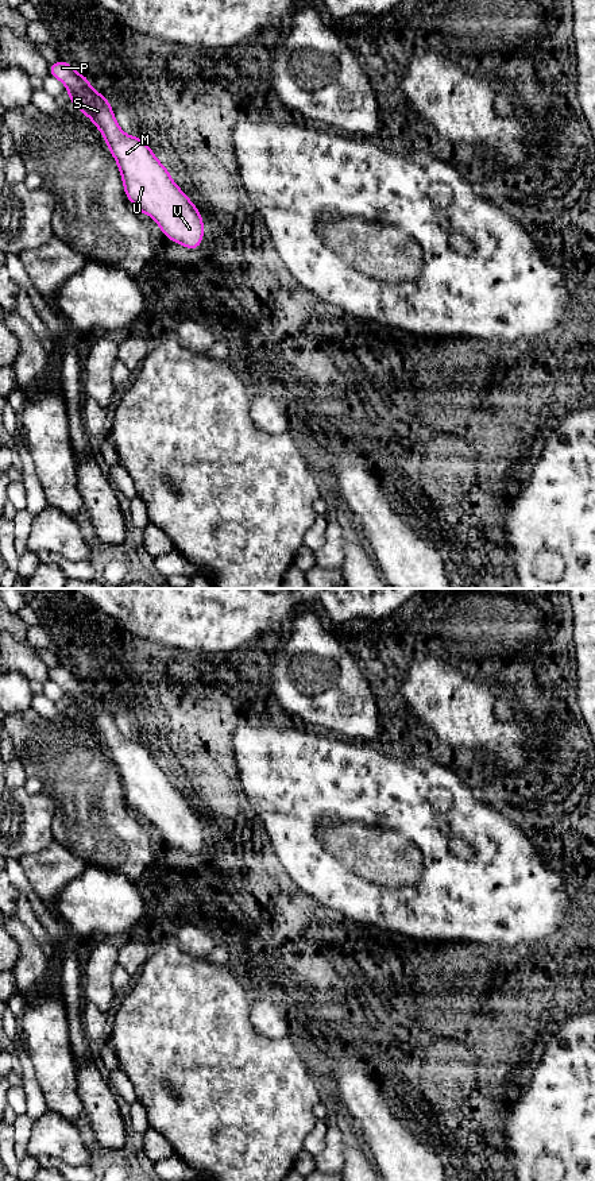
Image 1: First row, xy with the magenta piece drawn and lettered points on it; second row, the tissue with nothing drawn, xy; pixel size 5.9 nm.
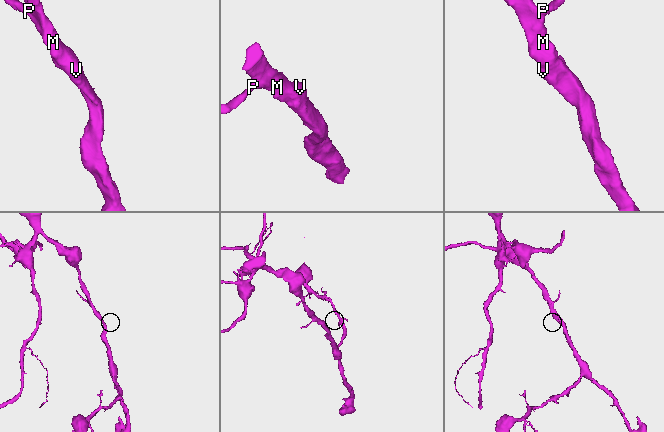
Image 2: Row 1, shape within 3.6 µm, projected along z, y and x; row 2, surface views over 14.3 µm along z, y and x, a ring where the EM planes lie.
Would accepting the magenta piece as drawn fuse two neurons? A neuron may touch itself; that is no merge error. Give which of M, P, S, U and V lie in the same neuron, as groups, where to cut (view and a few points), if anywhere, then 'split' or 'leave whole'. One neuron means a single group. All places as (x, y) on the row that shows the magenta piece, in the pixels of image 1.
M P S U V | no cut | leave whole

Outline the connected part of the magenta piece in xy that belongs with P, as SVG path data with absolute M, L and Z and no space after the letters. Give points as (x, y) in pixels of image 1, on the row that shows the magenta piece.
M59 59L49 65L49 74L63 84L70 103L103 134L108 151L119 167L124 193L135 209L148 215L169 240L193 251L198 248L204 240L204 219L193 201L171 180L171 171L162 165L150 146L142 138L131 136L121 130L109 100L94 90L89 78L80 74L69 62Z

